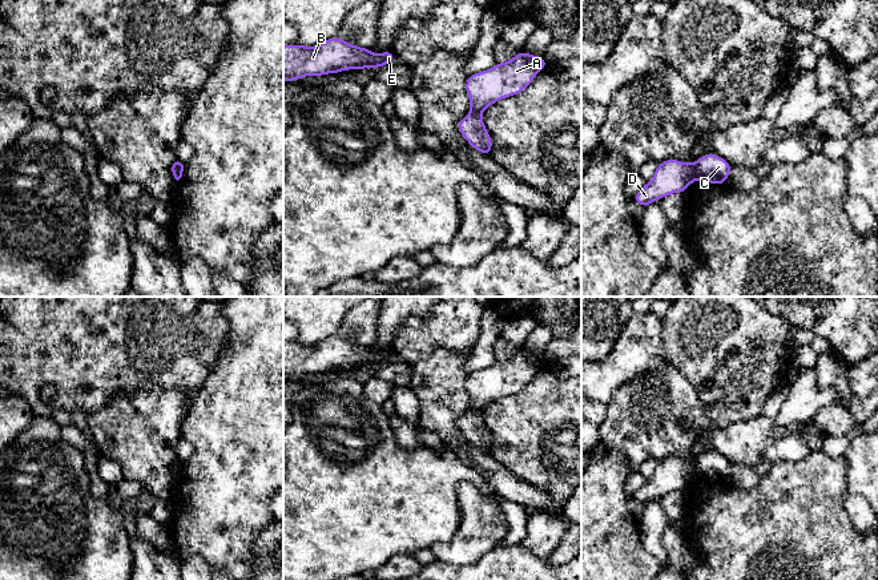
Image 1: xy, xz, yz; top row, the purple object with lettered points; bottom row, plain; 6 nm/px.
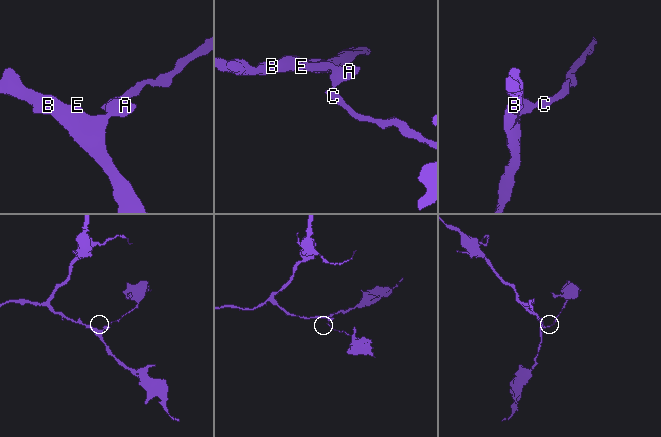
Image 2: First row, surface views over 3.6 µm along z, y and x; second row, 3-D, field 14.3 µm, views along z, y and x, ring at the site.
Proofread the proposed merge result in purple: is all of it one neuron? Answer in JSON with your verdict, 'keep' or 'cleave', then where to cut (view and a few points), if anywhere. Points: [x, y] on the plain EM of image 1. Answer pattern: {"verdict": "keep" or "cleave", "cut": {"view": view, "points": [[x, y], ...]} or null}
{"verdict": "cleave", "cut": {"view": "yz", "points": [[692, 462], [697, 475]]}}

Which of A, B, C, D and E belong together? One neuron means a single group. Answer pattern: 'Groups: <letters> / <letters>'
Groups: A B D E / C

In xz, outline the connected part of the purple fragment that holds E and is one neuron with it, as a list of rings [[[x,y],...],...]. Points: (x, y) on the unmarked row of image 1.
[[[334,334],[315,345],[283,343],[283,379],[342,371],[345,367],[378,367],[391,361],[395,361],[392,349],[374,353],[370,346],[357,345]]]

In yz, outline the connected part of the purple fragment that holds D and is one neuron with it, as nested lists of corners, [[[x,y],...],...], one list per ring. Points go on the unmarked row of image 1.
[[[669,456],[657,462],[653,476],[645,480],[632,499],[637,503],[648,504],[672,491],[685,491],[688,484],[696,478],[693,462]]]

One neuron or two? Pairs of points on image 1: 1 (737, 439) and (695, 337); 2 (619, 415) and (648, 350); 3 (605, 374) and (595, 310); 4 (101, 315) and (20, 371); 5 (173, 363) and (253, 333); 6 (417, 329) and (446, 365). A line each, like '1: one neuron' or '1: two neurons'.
1: two neurons
2: two neurons
3: two neurons
4: one neuron
5: two neurons
6: two neurons

